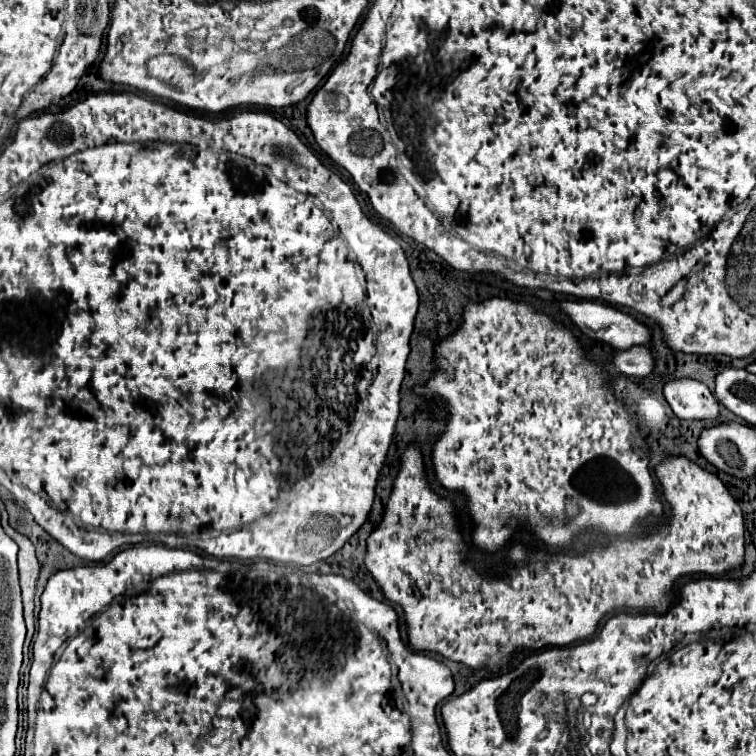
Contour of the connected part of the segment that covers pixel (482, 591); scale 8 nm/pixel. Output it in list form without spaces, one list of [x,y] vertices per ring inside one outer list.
[[[408,447],[406,453],[402,455],[402,469],[394,481],[394,491],[390,495],[390,501],[388,501],[388,507],[386,507],[386,515],[382,519],[382,525],[368,537],[368,553],[366,553],[366,567],[368,571],[374,575],[374,579],[380,583],[386,599],[402,605],[404,613],[406,613],[406,623],[408,623],[408,641],[414,649],[420,649],[420,651],[436,651],[452,661],[458,661],[458,663],[466,663],[468,667],[472,669],[478,669],[478,667],[490,667],[490,669],[498,669],[500,665],[504,665],[510,657],[512,651],[520,649],[520,647],[526,647],[526,649],[542,649],[542,647],[564,647],[564,645],[570,645],[572,641],[580,641],[580,639],[586,639],[594,633],[598,621],[612,609],[616,607],[634,607],[634,609],[640,609],[640,607],[646,607],[646,609],[653,609],[655,612],[662,614],[669,610],[671,604],[675,601],[676,596],[672,590],[672,583],[682,577],[682,575],[694,575],[694,573],[704,573],[704,575],[722,575],[726,573],[728,569],[732,567],[738,567],[742,565],[744,561],[744,517],[742,517],[742,511],[740,507],[736,505],[736,501],[732,499],[732,495],[728,493],[728,489],[724,487],[724,483],[714,475],[714,473],[708,473],[706,469],[698,467],[696,463],[688,461],[686,457],[670,457],[666,459],[664,463],[660,463],[656,467],[656,477],[658,481],[662,483],[662,491],[664,491],[664,497],[666,501],[670,503],[672,507],[672,521],[666,525],[666,527],[660,527],[660,529],[654,529],[650,533],[650,537],[644,537],[644,539],[636,539],[636,541],[614,541],[612,545],[604,547],[604,549],[592,549],[590,553],[586,555],[573,555],[573,553],[557,553],[551,555],[543,550],[537,549],[530,551],[526,549],[524,545],[514,545],[510,549],[510,561],[514,563],[504,577],[488,577],[480,571],[476,571],[474,567],[462,563],[462,553],[466,549],[466,545],[462,543],[462,535],[460,535],[460,527],[458,527],[458,519],[454,513],[454,507],[440,499],[436,493],[432,493],[426,485],[426,477],[424,477],[424,465],[422,465],[422,455],[416,447]]]

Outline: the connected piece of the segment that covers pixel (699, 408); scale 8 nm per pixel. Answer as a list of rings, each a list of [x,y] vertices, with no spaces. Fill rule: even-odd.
[[[676,379],[666,383],[664,397],[674,415],[688,421],[712,421],[720,415],[720,405],[710,389],[694,379]]]

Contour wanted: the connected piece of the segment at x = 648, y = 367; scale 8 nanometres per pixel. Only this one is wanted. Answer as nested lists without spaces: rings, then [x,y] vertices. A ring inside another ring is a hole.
[[[632,347],[628,351],[618,351],[614,363],[622,373],[632,377],[648,377],[656,369],[656,359],[648,347]]]

